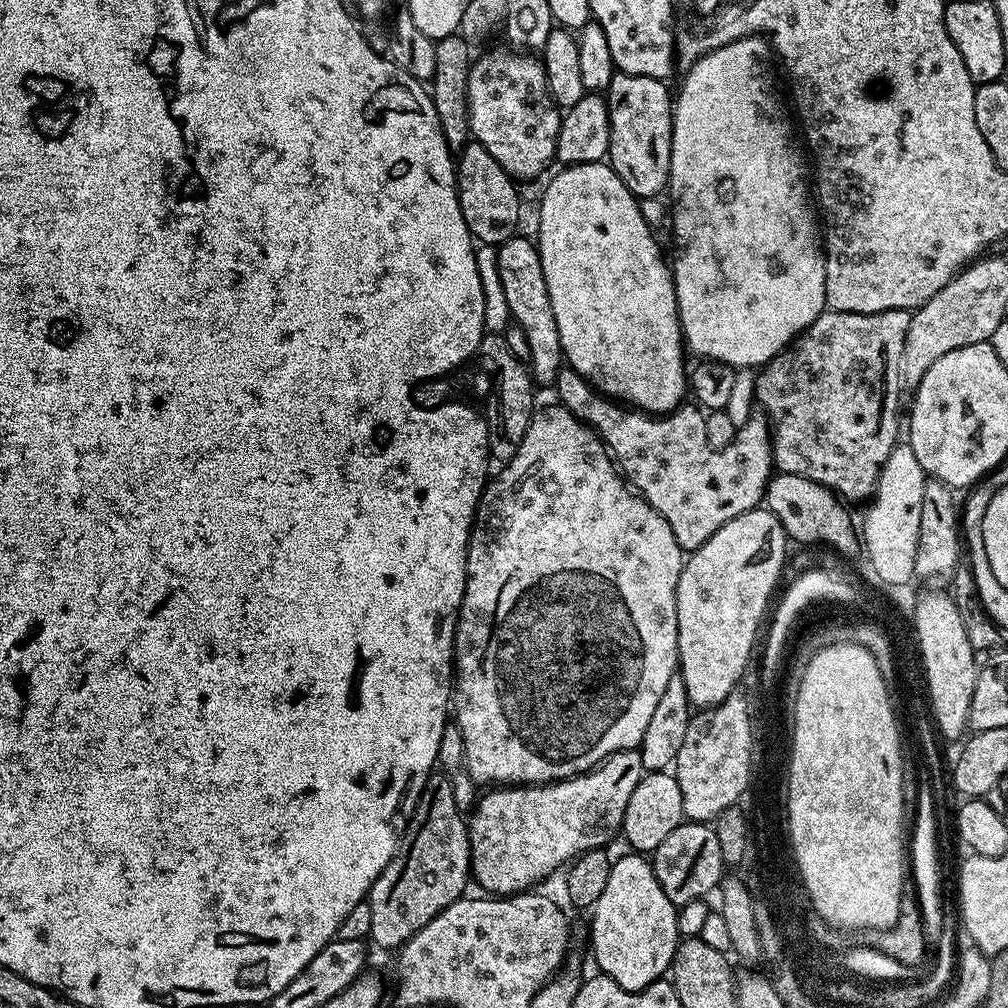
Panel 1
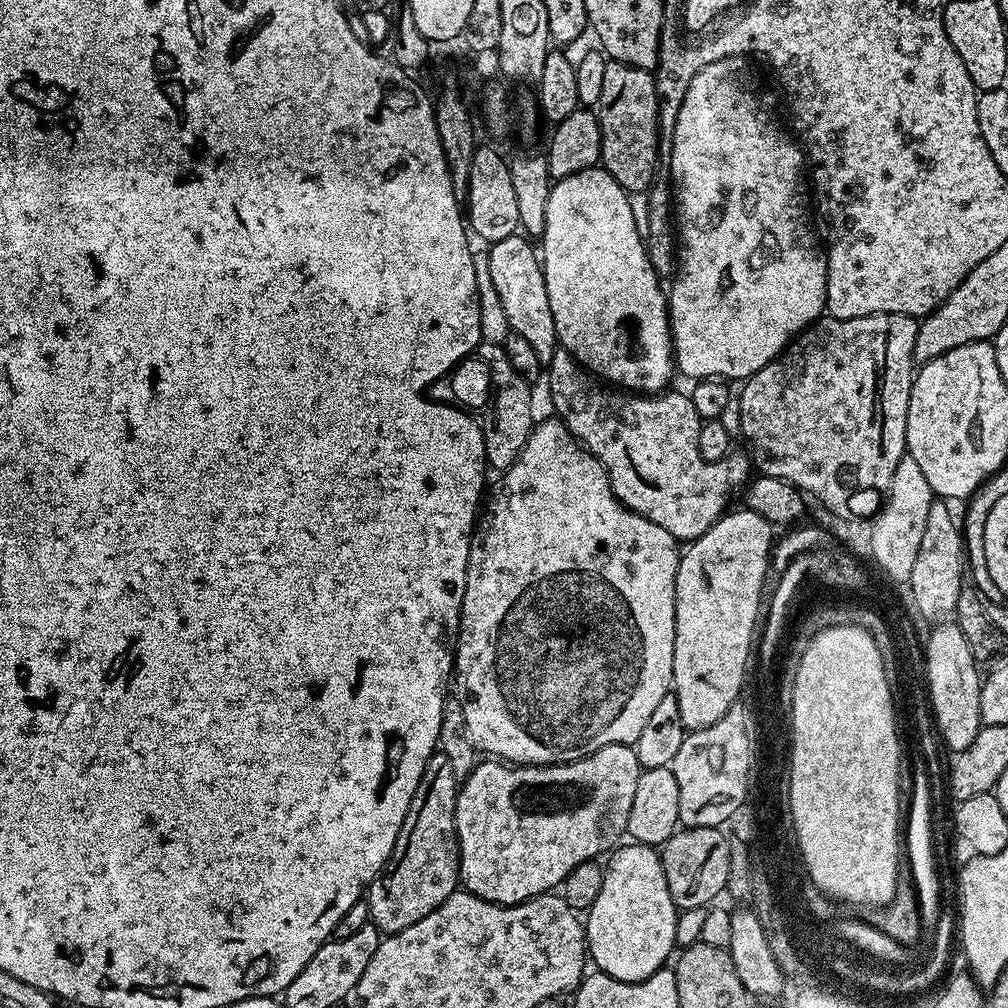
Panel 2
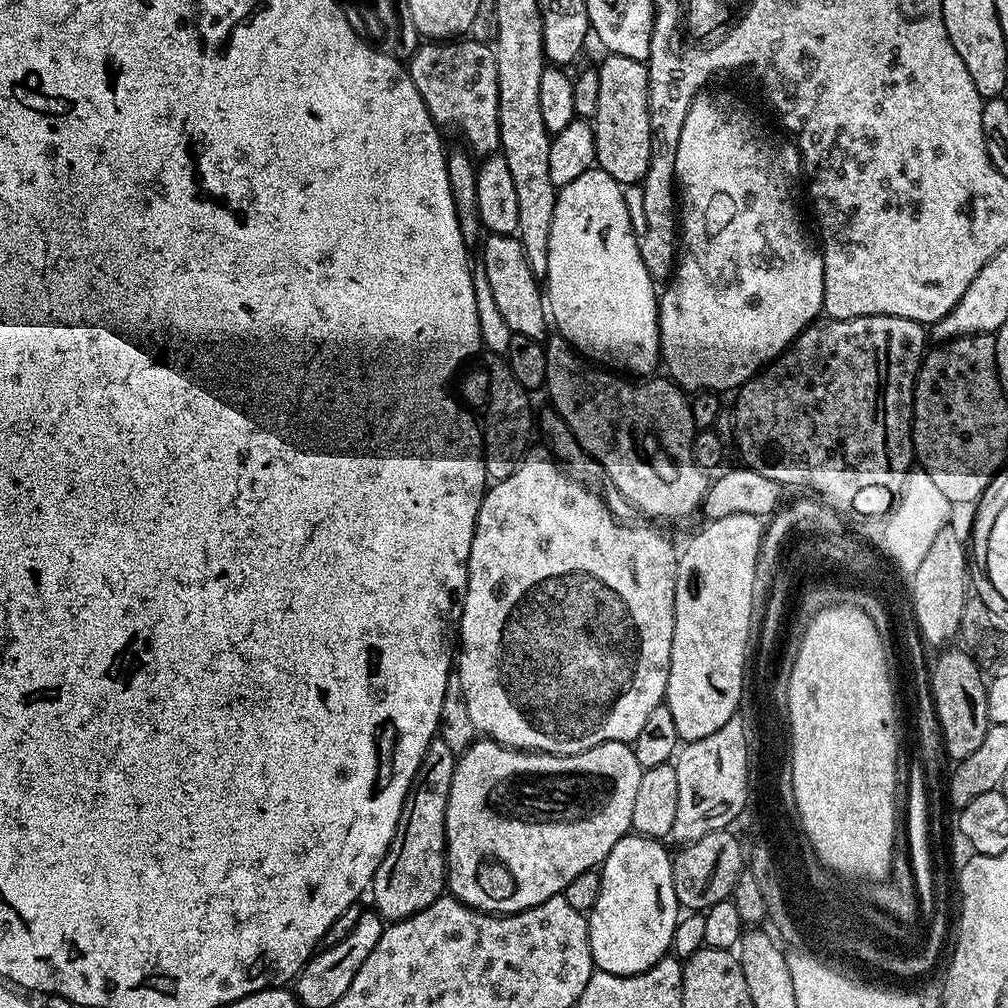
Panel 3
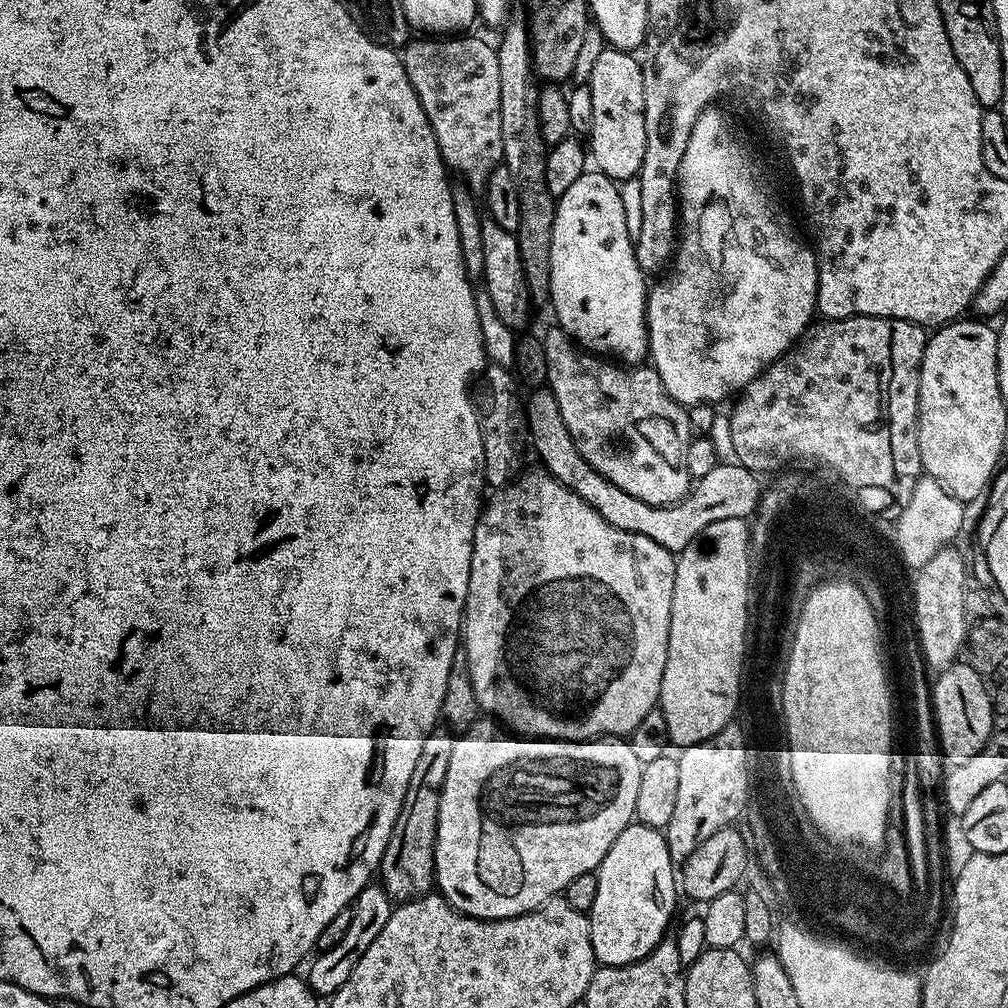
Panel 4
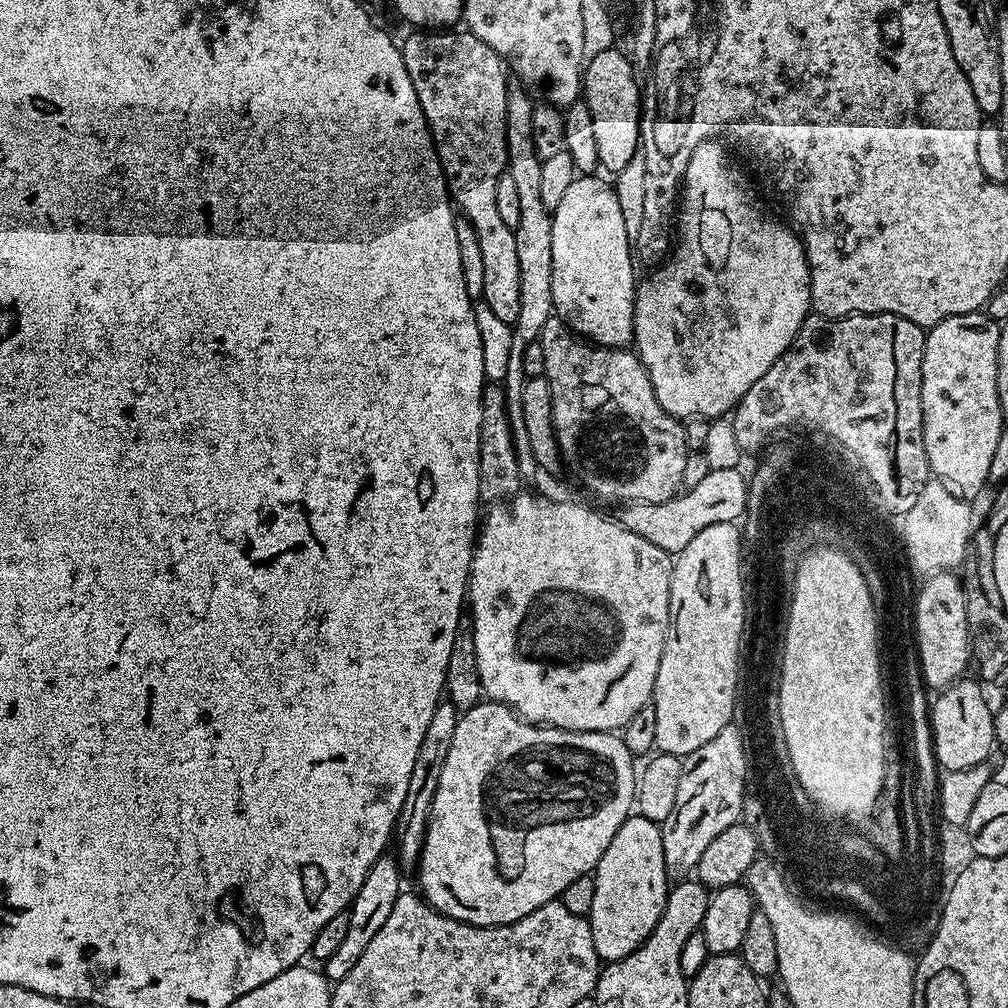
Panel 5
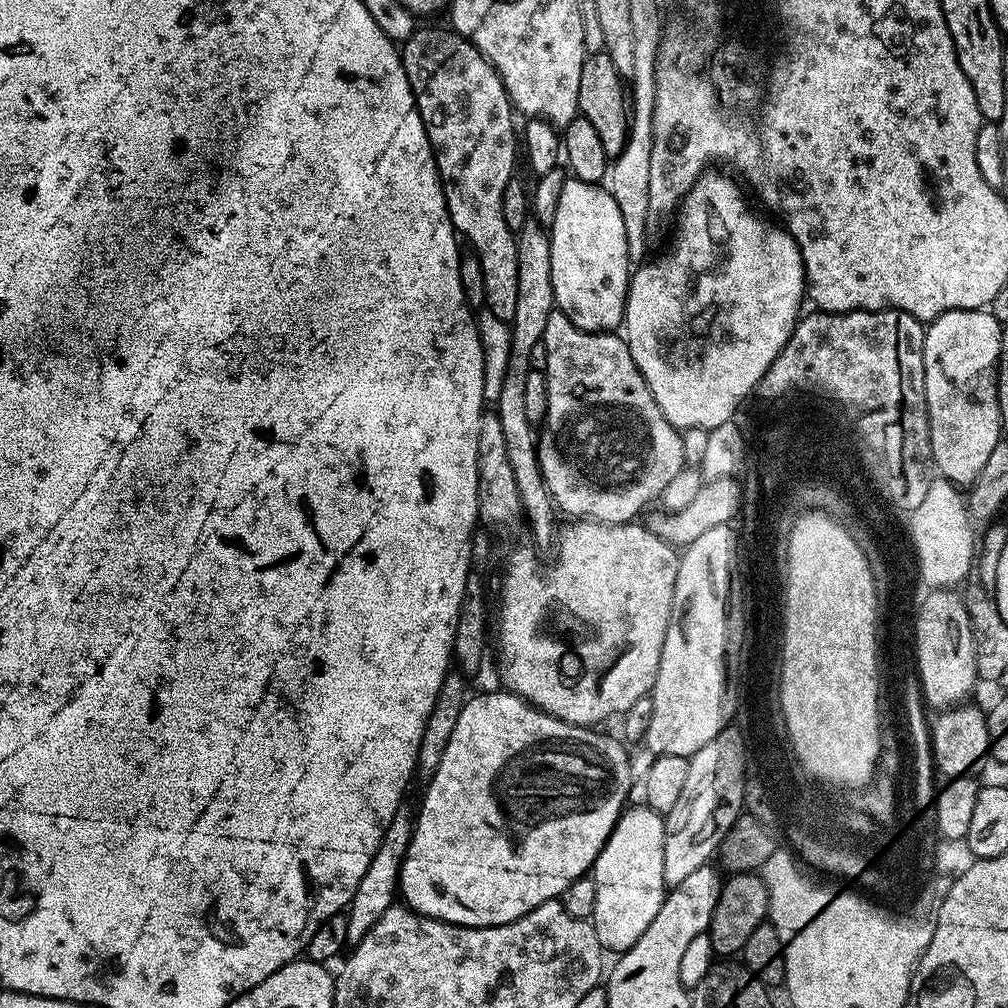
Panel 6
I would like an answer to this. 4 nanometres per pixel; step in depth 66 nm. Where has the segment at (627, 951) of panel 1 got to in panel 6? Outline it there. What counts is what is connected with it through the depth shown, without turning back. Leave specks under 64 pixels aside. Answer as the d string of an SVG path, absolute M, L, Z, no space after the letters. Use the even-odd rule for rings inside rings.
M647 806L625 807L592 866L591 877L598 886L591 921L600 947L609 953L625 952L654 922L666 895L662 878L664 857L664 816Z

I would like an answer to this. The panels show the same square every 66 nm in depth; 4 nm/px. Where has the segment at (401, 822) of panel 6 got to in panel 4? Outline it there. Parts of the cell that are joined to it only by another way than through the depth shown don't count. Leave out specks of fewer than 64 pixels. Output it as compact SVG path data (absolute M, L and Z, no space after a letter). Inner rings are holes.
M369 882L356 895L352 917L350 918L350 930L346 930L346 938L342 938L342 942L338 942L338 946L320 952L317 955L317 960L312 965L310 965L311 963L307 965L309 968L306 983L316 993L317 997L331 998L340 989L342 982L346 982L346 978L350 978L354 966L358 966L358 958L362 958L362 954L366 954L370 942L374 942L374 938L378 938L378 934L384 929L386 922L390 922L393 907L392 897L376 882Z

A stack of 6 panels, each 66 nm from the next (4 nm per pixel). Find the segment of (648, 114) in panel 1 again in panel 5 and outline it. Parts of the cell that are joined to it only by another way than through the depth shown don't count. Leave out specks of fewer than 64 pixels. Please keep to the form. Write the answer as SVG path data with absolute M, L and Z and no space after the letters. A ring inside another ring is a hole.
M613 46L597 54L582 71L582 99L590 106L590 118L594 118L594 135L598 145L600 168L610 174L617 174L634 156L641 151L640 121L642 119L642 84L636 75L637 69L627 55L625 57Z

